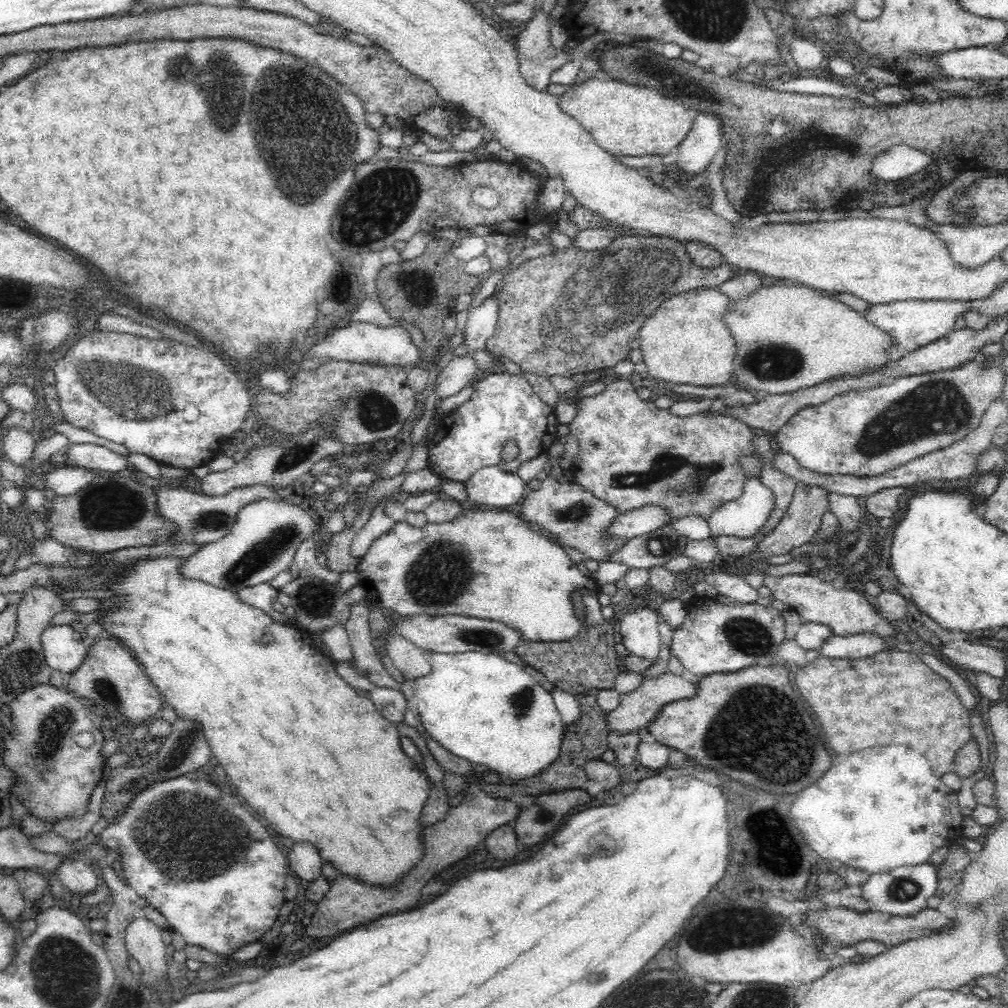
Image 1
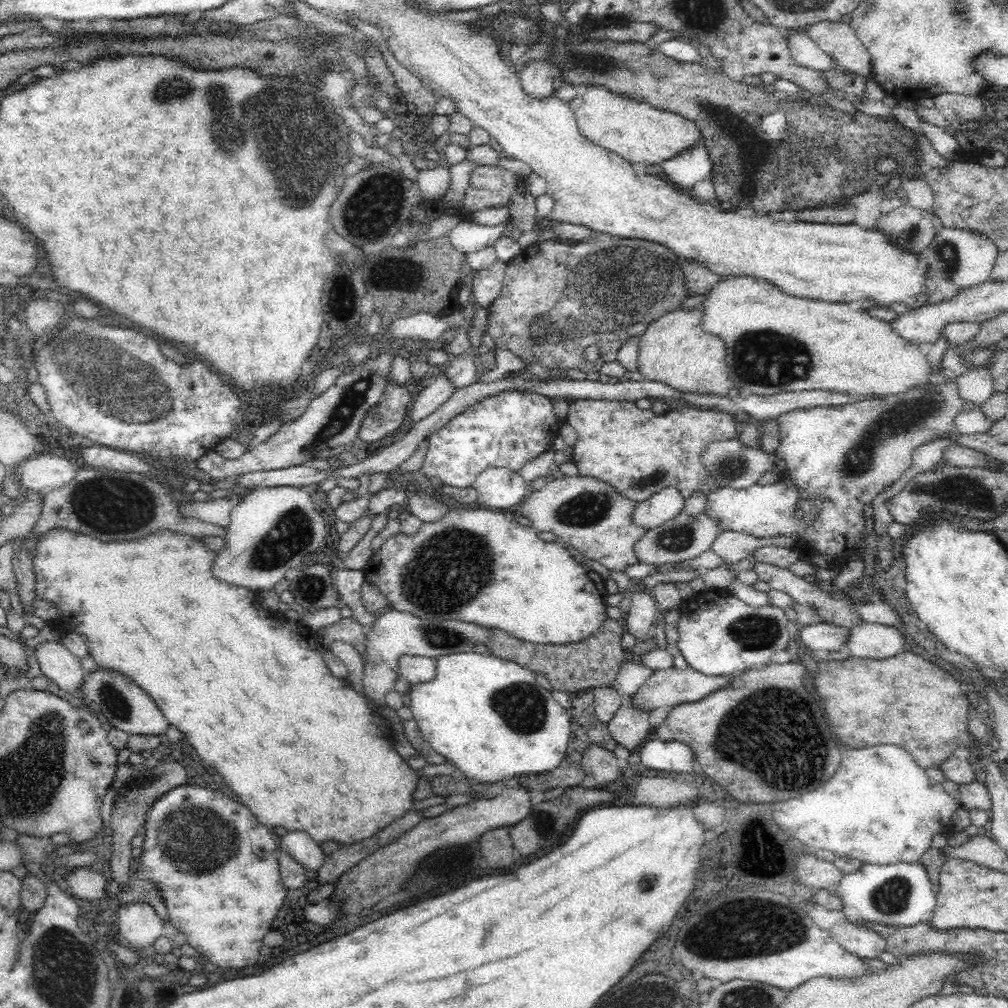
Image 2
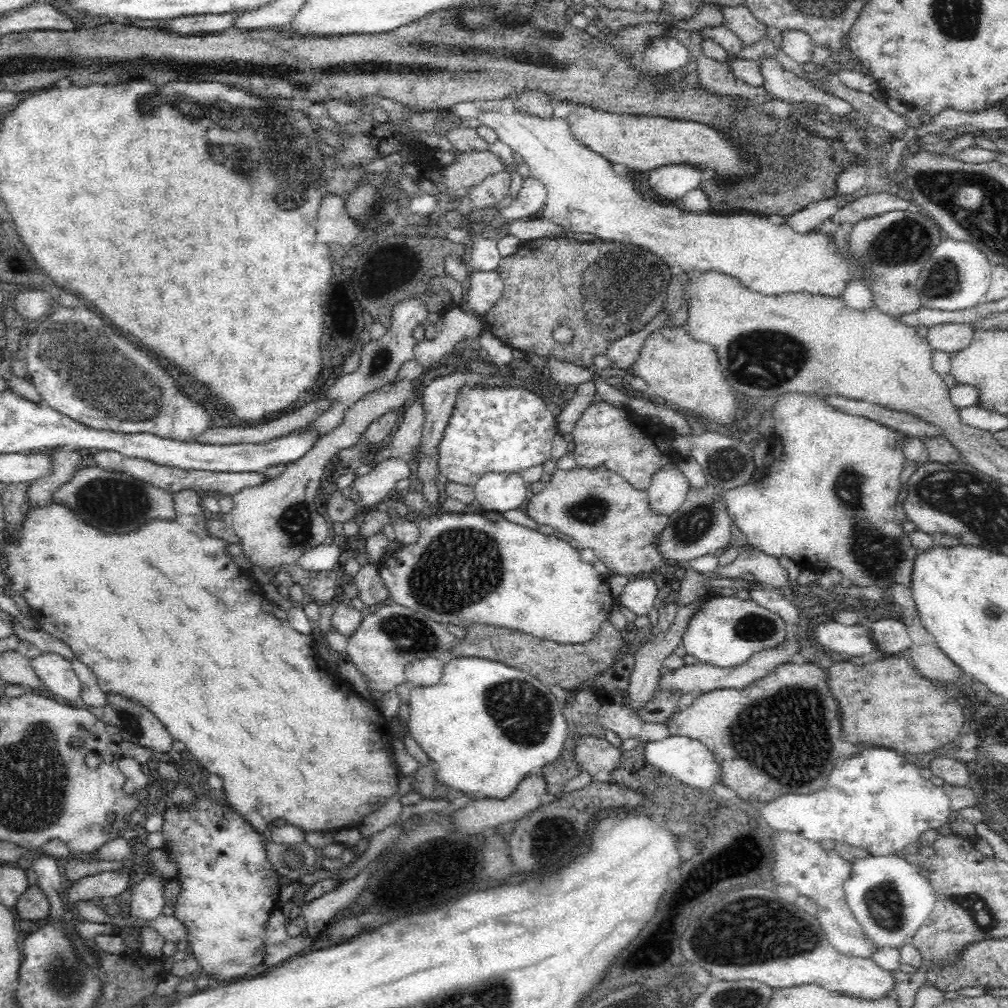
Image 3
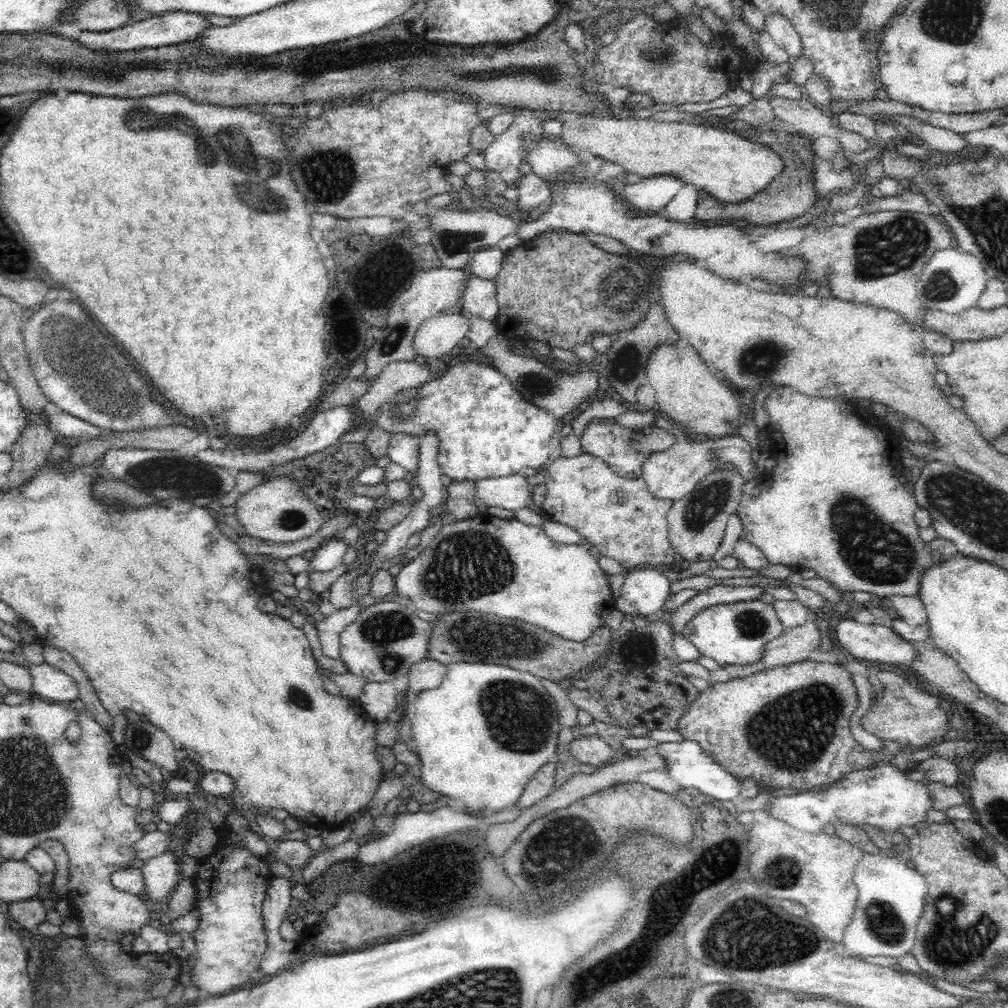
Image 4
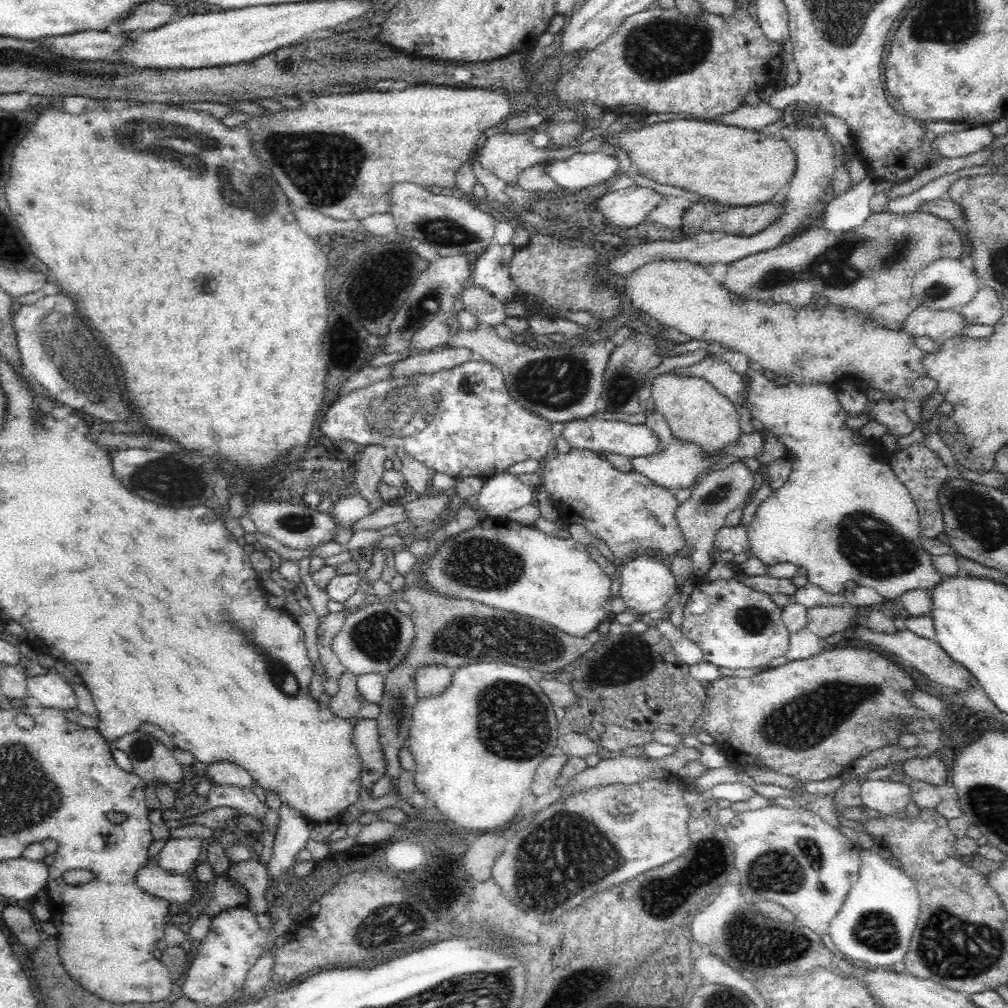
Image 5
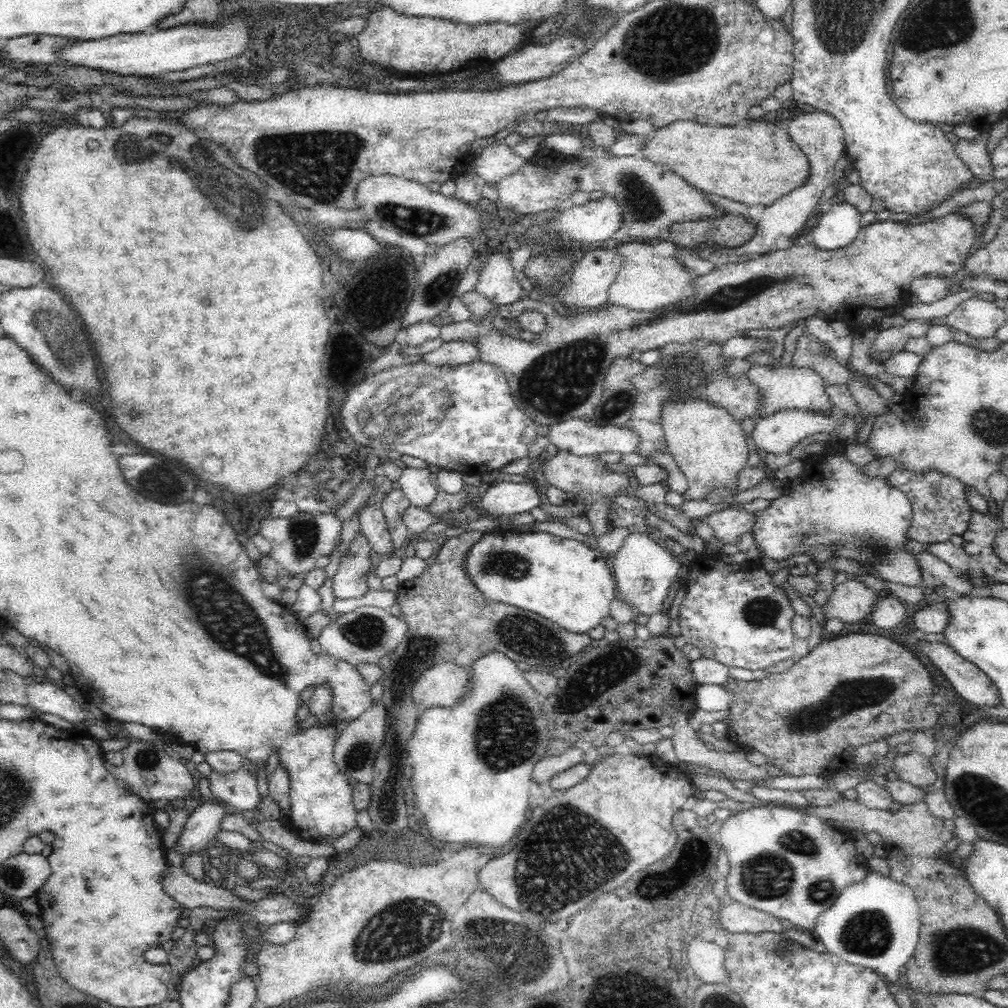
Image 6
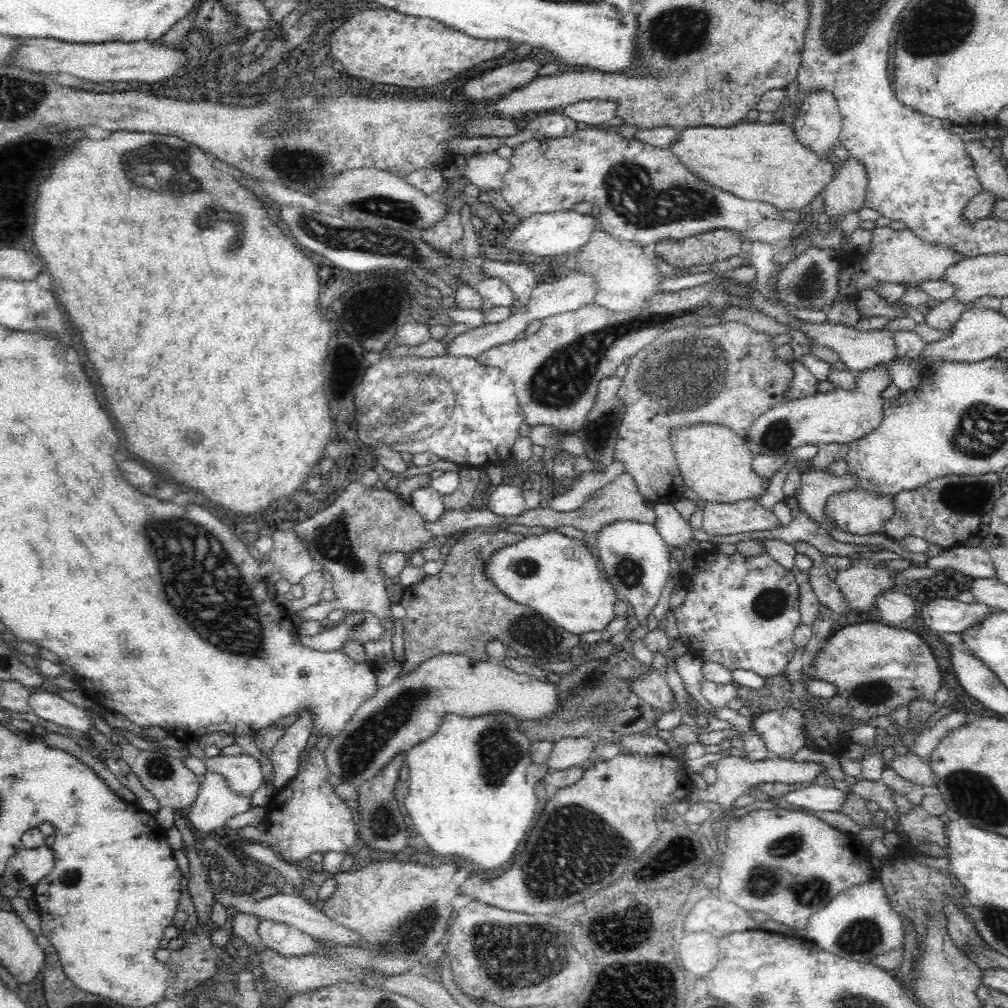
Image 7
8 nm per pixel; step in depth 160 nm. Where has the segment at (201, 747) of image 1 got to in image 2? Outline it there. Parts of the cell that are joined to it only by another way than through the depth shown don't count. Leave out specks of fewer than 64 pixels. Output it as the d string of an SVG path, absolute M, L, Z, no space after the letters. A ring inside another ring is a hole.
M182 757L178 760L166 759L160 760L153 767L144 766L142 770L132 770L130 772L130 778L126 782L126 772L121 766L117 767L117 772L114 774L113 782L110 784L110 788L116 792L113 804L111 806L111 814L108 825L112 828L112 848L111 854L108 859L110 868L110 874L112 881L120 886L120 891L116 894L116 900L120 907L129 905L128 902L146 902L150 905L156 915L160 917L162 922L169 920L168 911L164 906L164 901L160 897L160 892L152 890L146 884L146 881L136 881L134 876L130 876L130 840L134 838L134 834L138 832L142 822L144 822L144 816L150 808L150 804L155 800L158 800L160 796L170 792L174 786L180 786L186 784L186 775L188 774L186 769L188 768L184 763L184 759L188 757Z

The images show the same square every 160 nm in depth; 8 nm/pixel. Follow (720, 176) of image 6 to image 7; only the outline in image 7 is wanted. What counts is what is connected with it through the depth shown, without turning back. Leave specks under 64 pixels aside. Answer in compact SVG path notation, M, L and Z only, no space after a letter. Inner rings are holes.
M780 119L779 121L771 124L760 124L760 122L748 122L745 121L741 124L731 126L730 128L714 127L714 126L701 126L701 127L687 127L679 132L678 139L668 148L669 152L673 153L673 156L681 161L682 164L688 166L689 172L697 174L698 178L701 178L708 185L713 185L715 188L724 189L725 192L730 192L733 196L740 197L746 201L764 201L765 204L773 205L779 210L788 209L808 209L810 202L814 200L816 194L824 191L825 187L831 182L831 178L834 174L834 168L830 162L825 158L818 158L817 154L811 152L808 148L797 140L794 135L792 124L787 119Z

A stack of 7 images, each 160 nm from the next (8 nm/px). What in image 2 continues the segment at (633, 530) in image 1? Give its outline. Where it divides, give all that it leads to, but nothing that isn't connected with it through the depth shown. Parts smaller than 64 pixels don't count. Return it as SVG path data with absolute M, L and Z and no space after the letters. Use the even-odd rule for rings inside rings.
M672 487L665 488L637 503L632 514L633 523L646 530L658 528L678 516L683 510L684 502L678 490Z

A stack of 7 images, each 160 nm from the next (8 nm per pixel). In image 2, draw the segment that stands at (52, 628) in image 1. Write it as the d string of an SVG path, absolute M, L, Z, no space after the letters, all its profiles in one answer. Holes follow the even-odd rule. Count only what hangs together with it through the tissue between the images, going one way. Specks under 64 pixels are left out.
M47 641L36 646L41 671L64 692L78 695L85 672L80 657L74 655L60 641Z

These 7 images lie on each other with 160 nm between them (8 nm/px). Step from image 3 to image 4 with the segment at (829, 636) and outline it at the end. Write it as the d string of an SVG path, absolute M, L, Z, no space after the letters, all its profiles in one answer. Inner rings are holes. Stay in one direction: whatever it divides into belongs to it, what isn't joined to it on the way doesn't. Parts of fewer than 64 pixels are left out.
M841 620L835 629L836 642L848 652L848 656L854 659L878 660L881 666L897 669L902 666L902 670L908 667L912 658L916 656L916 649L909 641L898 637L887 623L881 624L861 624L854 620Z

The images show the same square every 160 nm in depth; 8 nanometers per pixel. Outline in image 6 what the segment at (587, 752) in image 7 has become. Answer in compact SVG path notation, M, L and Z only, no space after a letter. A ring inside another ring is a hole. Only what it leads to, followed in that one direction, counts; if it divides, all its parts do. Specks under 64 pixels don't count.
M574 747L562 752L562 754L547 754L540 762L537 762L533 768L532 781L539 786L545 785L553 776L556 776L556 774L560 774L560 772L568 770L570 766L582 762L583 755L582 750L578 750L578 748Z

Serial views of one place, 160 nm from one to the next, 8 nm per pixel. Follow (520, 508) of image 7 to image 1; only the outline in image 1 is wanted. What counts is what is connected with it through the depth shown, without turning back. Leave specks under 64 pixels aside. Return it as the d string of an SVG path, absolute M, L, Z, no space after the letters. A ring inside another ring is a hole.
M500 466L484 467L464 482L466 498L494 508L520 504L525 482L516 472L506 472Z

